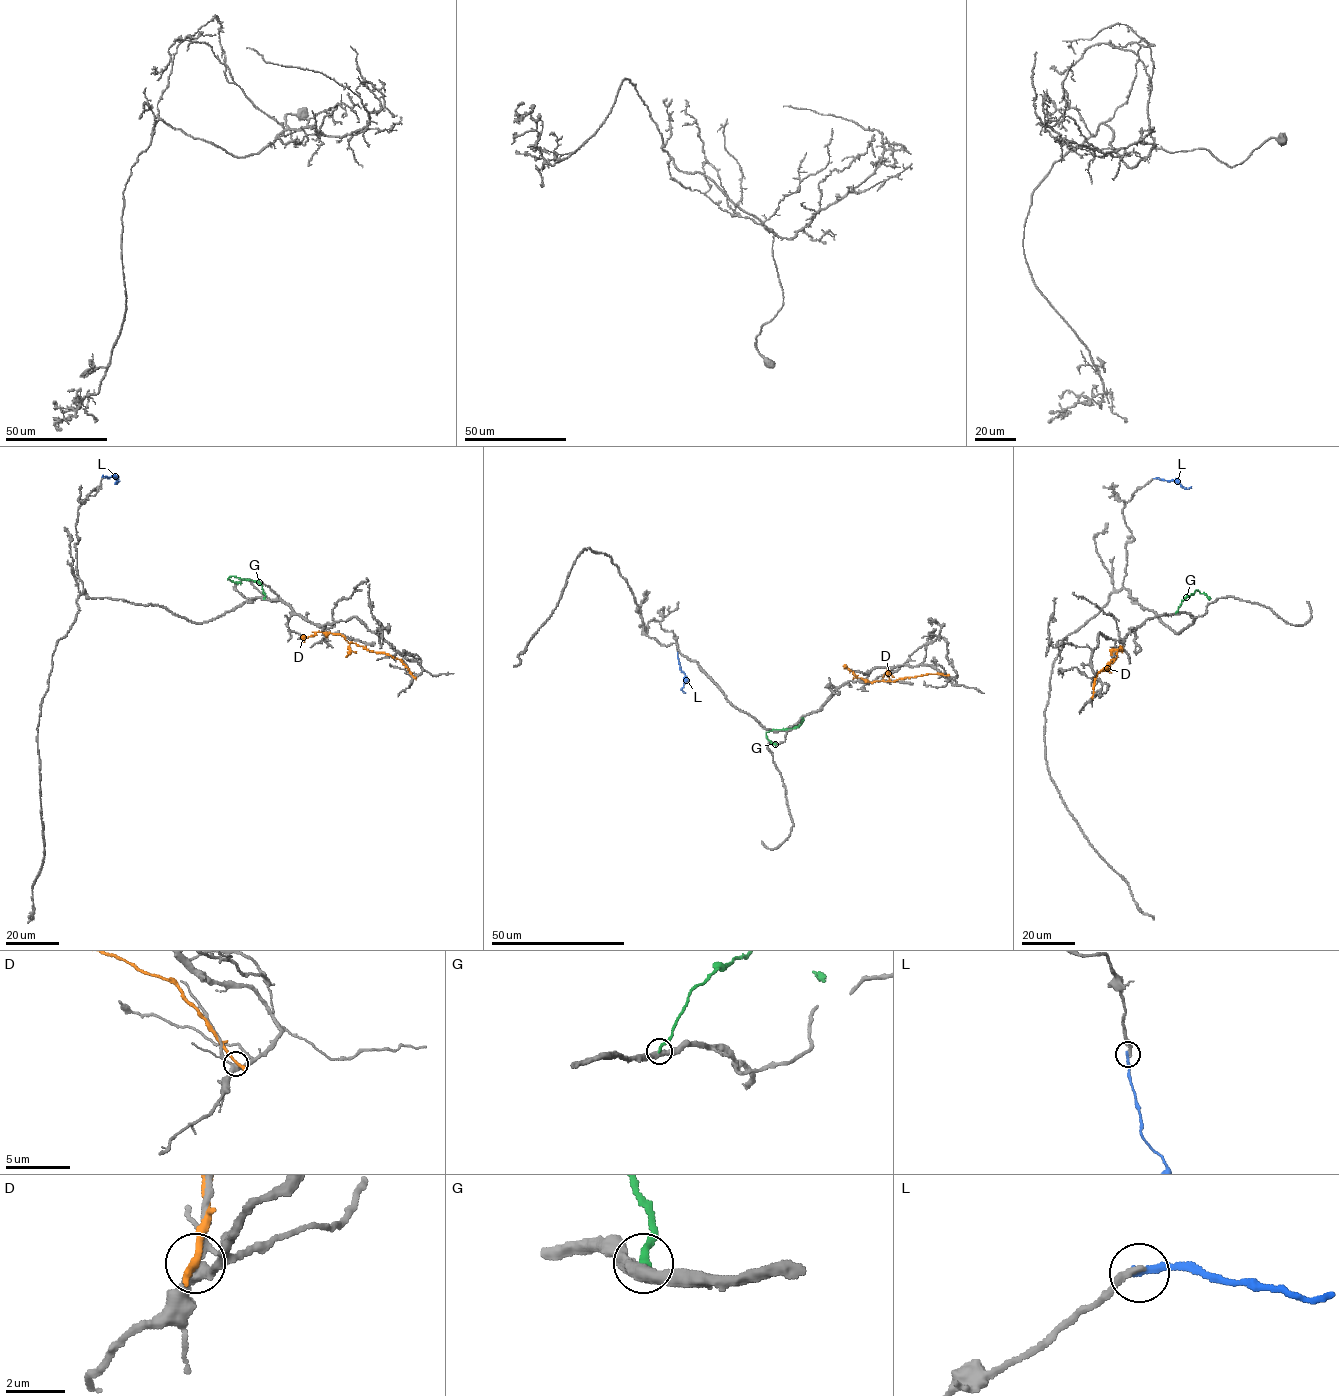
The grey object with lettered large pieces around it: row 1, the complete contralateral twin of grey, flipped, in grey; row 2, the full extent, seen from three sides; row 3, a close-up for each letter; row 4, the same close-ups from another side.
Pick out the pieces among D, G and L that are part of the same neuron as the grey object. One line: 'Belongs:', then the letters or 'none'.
Belongs: none

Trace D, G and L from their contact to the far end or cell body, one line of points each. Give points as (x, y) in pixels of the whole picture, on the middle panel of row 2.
D: (947, 675), (930, 673), (893, 681), (867, 681), (845, 667)
G: (802, 717), (797, 727), (766, 733), (766, 737), (776, 745)
L: (677, 652), (680, 670), (685, 674), (686, 682), (681, 690), (685, 693)

